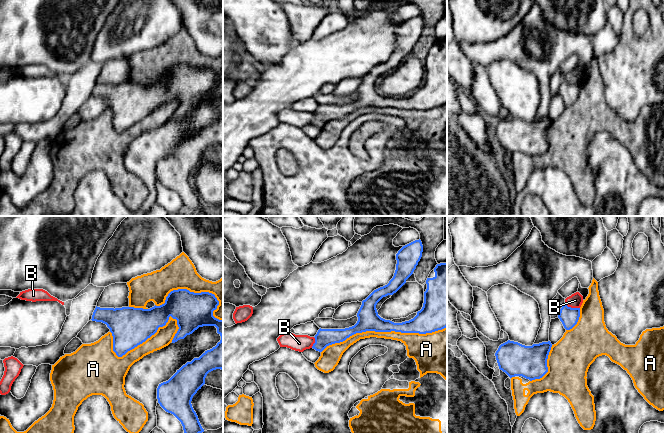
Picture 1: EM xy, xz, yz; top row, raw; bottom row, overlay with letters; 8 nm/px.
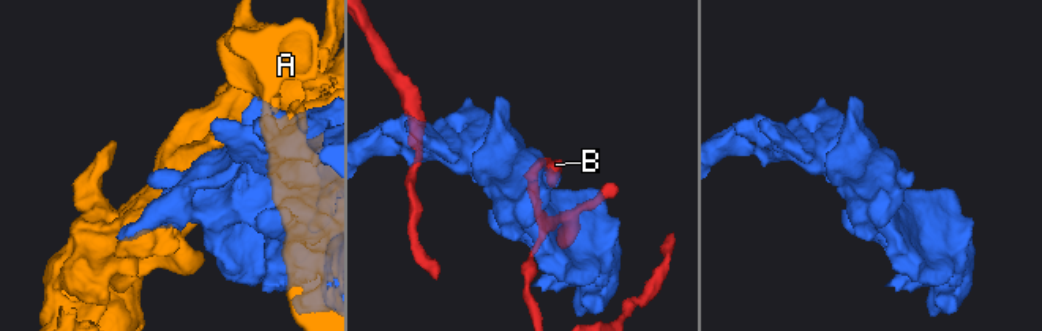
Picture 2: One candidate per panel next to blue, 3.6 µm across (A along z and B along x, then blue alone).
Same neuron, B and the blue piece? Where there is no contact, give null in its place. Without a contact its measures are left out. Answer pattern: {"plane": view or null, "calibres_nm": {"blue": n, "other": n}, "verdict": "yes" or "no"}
{"plane": "yz", "calibres_nm": {"blue": 150, "other": 110}, "verdict": "no"}

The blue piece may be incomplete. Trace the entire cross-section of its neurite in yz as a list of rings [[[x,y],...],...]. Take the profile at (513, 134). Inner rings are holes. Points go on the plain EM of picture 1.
[[[510,117],[501,120],[495,129],[499,145],[510,154],[522,152],[530,157],[542,154],[547,148],[550,117],[525,122]]]

